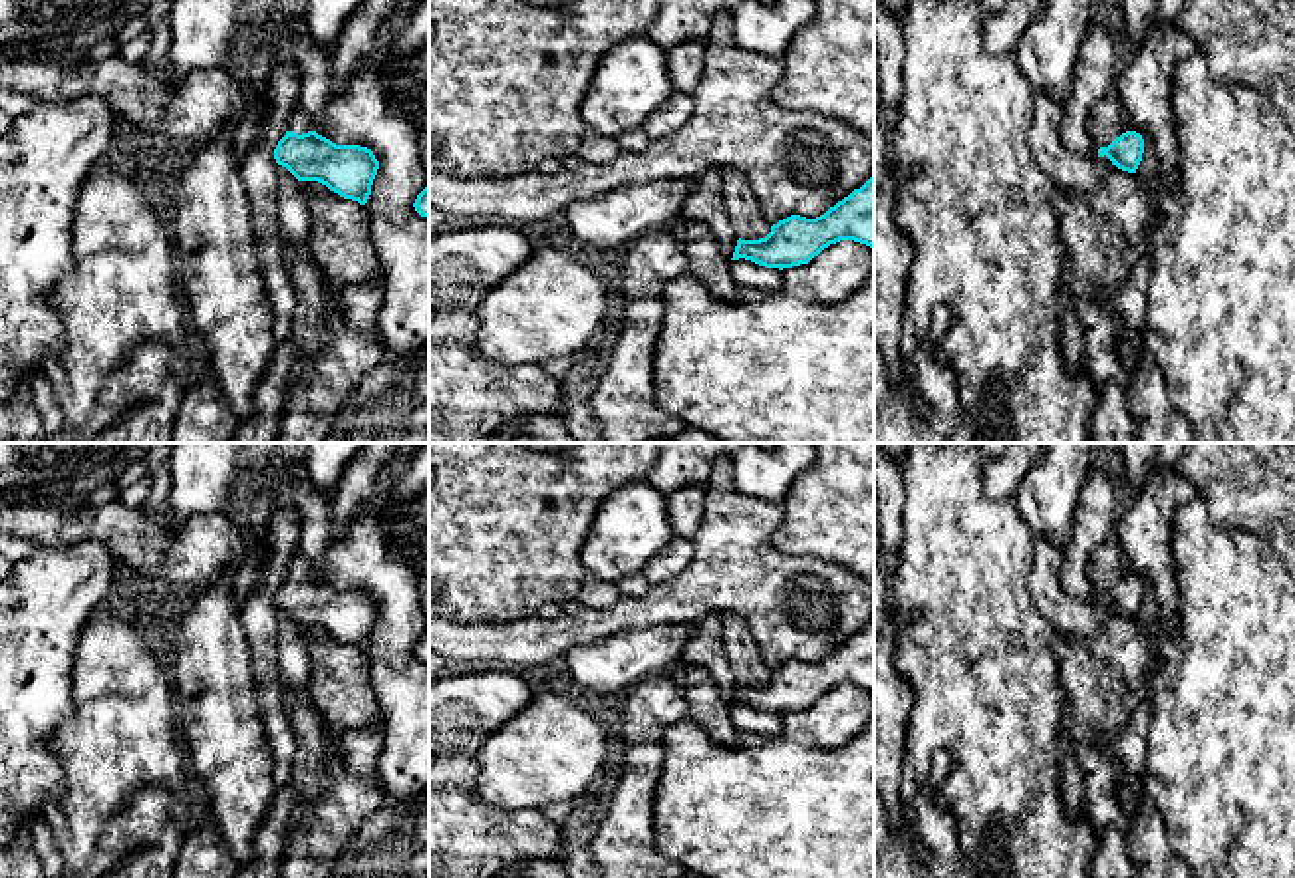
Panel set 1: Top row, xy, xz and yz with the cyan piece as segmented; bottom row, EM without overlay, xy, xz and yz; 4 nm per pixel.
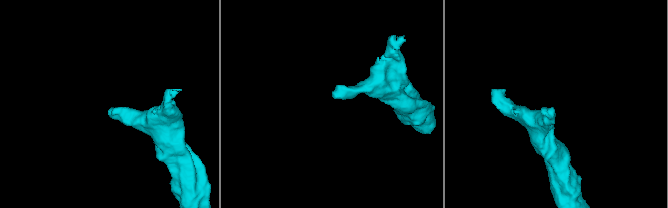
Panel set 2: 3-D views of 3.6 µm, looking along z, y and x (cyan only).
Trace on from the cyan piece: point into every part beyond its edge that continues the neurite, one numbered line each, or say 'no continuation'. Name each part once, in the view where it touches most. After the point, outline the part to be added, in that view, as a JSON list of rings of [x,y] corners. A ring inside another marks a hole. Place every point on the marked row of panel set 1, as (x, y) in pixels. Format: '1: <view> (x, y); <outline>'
1: yz (1107, 120); [[[1104,95],[1086,113],[1086,129],[1098,147],[1108,147],[1116,137],[1130,131],[1128,115],[1120,97]]]

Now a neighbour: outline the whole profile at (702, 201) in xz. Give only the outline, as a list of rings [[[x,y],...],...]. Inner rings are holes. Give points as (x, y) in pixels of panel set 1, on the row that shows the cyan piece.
[[[707,169],[697,177],[697,189],[685,199],[681,215],[691,222],[705,222],[713,230],[721,252],[731,260],[739,238],[723,207],[721,175],[721,169]]]

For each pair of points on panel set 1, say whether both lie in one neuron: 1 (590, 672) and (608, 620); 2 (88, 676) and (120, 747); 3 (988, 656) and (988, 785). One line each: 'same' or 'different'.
1: different
2: same
3: same

